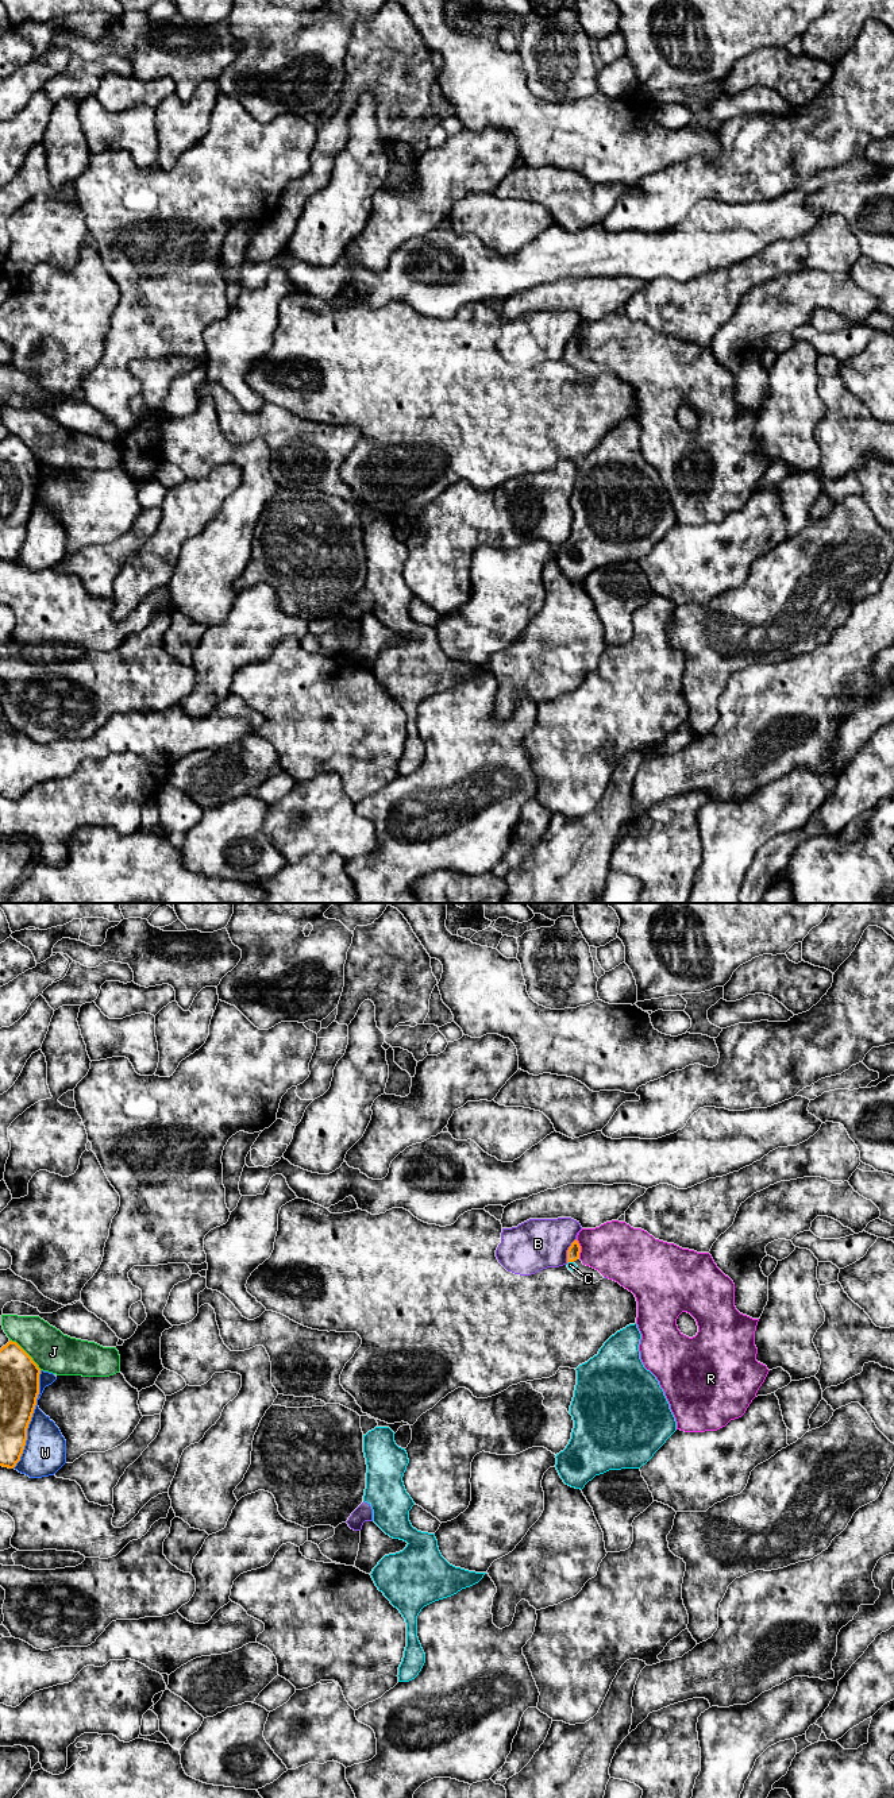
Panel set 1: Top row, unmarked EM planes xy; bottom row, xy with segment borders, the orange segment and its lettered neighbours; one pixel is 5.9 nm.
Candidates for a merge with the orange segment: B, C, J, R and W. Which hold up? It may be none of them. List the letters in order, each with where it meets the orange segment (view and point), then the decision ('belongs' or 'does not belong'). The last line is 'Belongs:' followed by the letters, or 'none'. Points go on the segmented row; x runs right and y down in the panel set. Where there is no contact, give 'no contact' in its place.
B: contact xy (567, 1250); does not belong
C: contact xy (570, 1261); belongs
J: contact xy (26, 1353); does not belong
R: contact xy (580, 1249); does not belong
W: contact xy (30, 1419); does not belong
Belongs: C

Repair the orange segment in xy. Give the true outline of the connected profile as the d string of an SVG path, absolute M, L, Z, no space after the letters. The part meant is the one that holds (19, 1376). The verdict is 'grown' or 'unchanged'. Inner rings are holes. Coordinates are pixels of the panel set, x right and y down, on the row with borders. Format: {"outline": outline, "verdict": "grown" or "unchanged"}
{"outline": "M16 1343L0 1348L0 1466L14 1469L23 1454L39 1394L41 1369Z", "verdict": "unchanged"}

